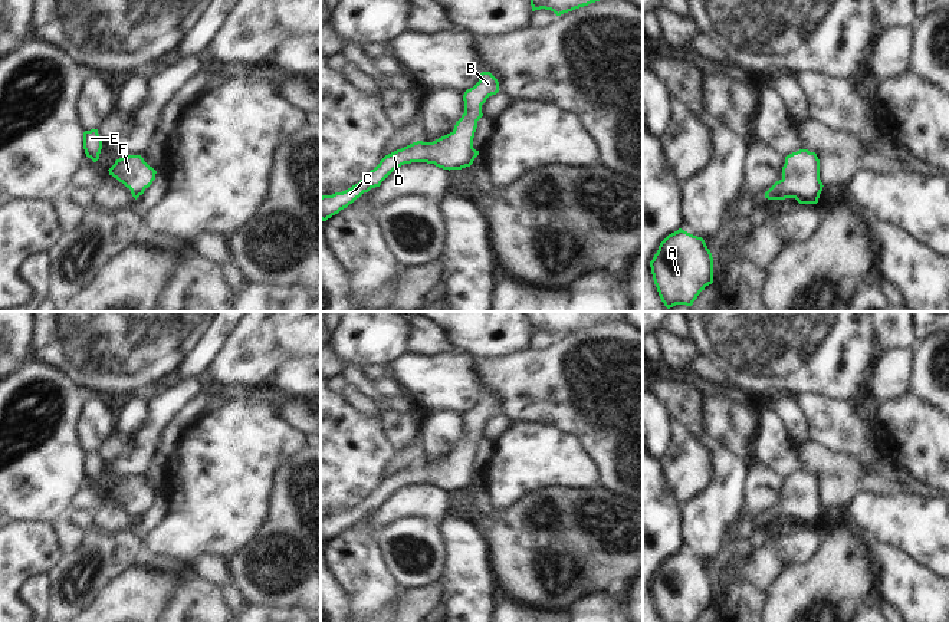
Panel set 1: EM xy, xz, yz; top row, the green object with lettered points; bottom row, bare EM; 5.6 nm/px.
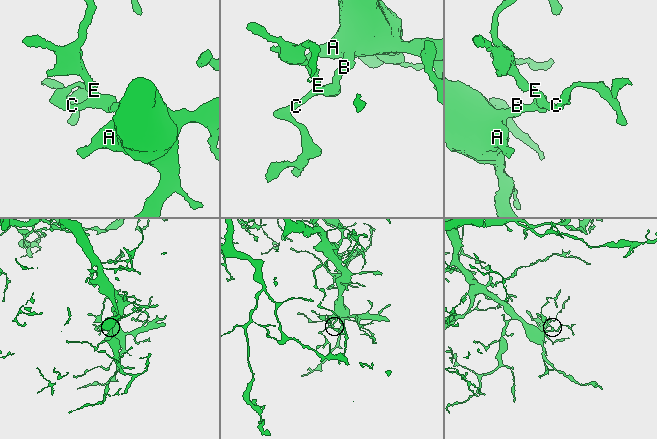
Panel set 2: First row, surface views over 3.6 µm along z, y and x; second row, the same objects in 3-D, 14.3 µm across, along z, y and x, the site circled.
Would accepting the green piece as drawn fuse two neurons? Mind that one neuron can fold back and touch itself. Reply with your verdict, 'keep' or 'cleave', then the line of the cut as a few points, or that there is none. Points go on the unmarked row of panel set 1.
keep; cut none

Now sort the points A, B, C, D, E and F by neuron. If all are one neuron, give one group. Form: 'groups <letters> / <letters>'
groups A B C D E F

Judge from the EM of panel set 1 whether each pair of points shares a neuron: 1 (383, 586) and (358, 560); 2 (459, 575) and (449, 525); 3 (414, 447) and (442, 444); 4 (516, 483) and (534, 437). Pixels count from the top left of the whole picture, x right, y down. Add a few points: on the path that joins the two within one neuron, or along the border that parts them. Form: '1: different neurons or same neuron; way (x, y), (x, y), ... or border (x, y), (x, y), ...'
1: same neuron; way (377, 581), (363, 566)
2: same neuron; way (459, 562), (459, 537)
3: different neurons; border (419, 433), (422, 461)
4: same neuron; way (516, 471), (516, 467), (534, 448)

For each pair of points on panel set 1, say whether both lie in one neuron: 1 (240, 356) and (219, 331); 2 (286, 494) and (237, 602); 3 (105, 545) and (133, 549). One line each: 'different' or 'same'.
1: different
2: different
3: same

